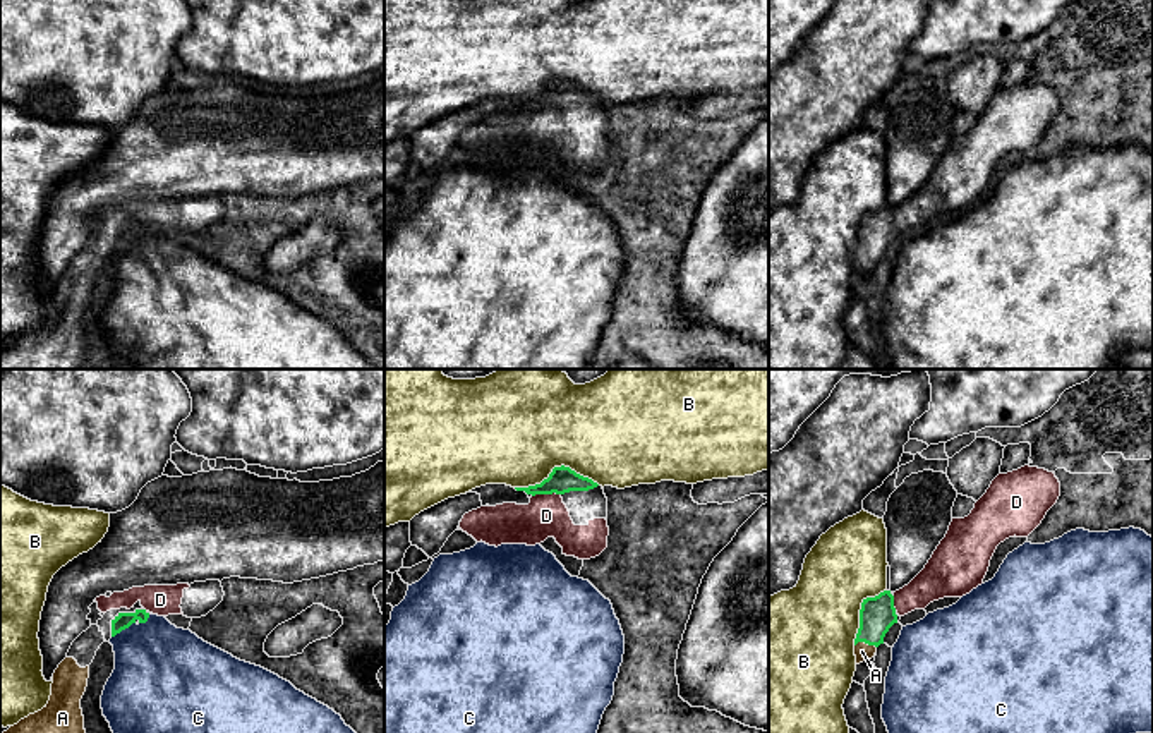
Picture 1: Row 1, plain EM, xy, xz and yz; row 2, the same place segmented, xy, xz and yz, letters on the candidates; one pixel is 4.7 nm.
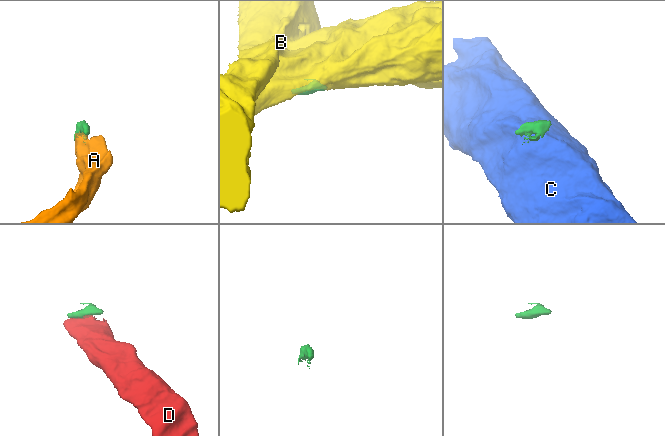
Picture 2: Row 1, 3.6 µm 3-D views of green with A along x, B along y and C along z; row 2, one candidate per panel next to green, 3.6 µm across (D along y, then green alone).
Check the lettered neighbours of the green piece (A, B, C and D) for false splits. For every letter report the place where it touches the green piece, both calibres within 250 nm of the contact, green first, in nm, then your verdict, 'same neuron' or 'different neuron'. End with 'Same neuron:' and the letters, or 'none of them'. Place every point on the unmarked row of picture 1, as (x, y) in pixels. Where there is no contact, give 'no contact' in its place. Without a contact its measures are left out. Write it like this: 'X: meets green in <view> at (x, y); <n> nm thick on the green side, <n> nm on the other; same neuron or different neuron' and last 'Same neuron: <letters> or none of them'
A: meets green in yz at (865, 258); 170 nm thick on the green side, 80 nm on the other; same neuron
B: meets green in xz at (556, 83); 120 nm thick on the green side, 480 nm on the other; different neuron
C: meets green in xy at (122, 244); 80 nm thick on the green side, 420 nm on the other; different neuron
D: meets green in xz at (546, 109); 120 nm thick on the green side, 200 nm on the other; same neuron
Same neuron: A, D

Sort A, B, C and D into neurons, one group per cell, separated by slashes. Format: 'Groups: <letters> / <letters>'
Groups: A D / B / C

